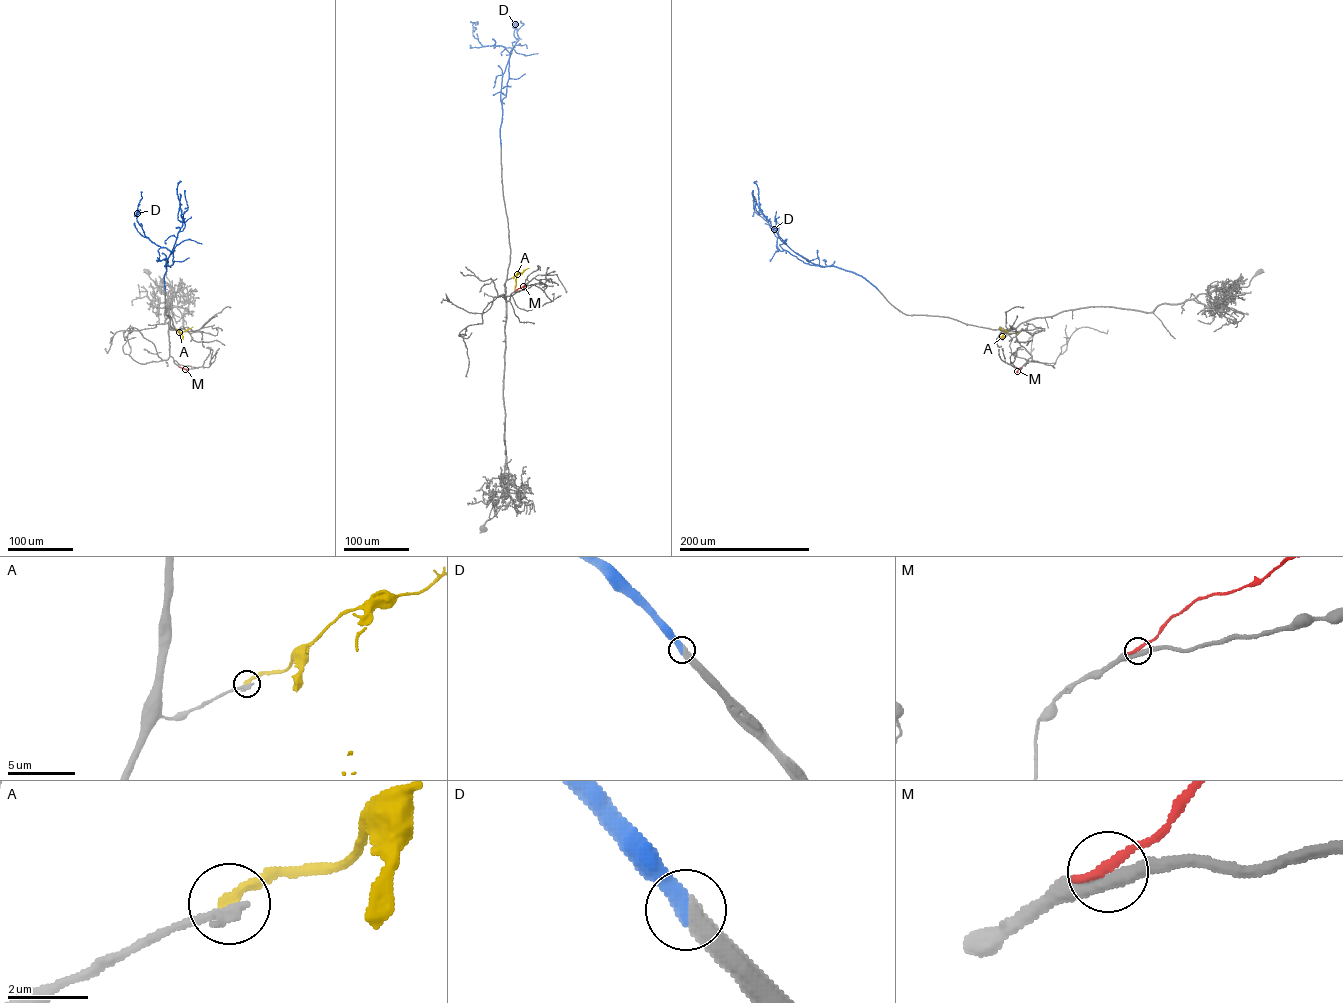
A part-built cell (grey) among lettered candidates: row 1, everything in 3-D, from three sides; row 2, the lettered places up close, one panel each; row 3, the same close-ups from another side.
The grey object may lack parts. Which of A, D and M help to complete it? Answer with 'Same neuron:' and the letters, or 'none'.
Same neuron: D

